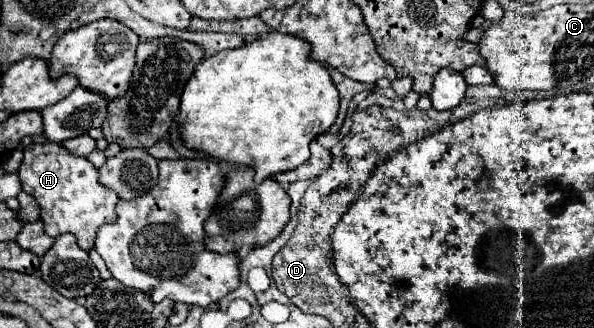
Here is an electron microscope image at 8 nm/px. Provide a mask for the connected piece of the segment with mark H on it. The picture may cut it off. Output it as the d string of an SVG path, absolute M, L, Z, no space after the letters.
M31 144L25 148L25 158L19 166L19 180L23 192L31 194L41 208L43 230L47 236L57 238L65 232L77 238L79 248L91 250L99 226L111 224L117 220L115 206L119 198L109 188L103 188L97 182L97 168L81 156L65 152L61 144Z

